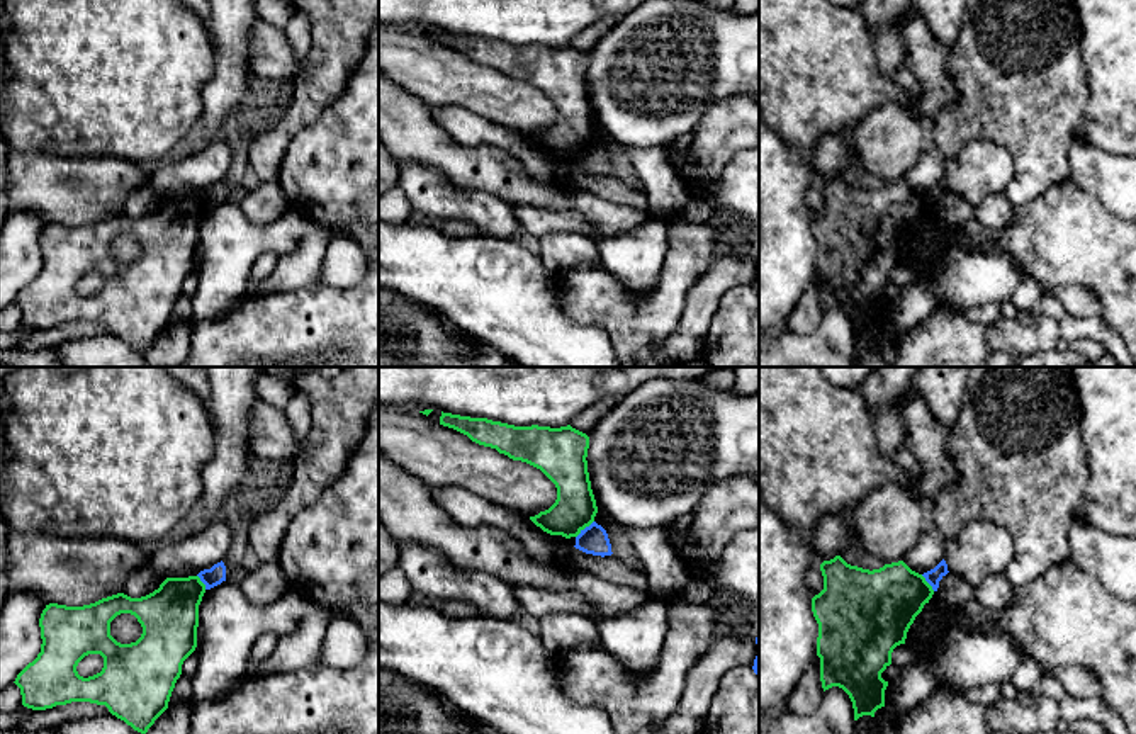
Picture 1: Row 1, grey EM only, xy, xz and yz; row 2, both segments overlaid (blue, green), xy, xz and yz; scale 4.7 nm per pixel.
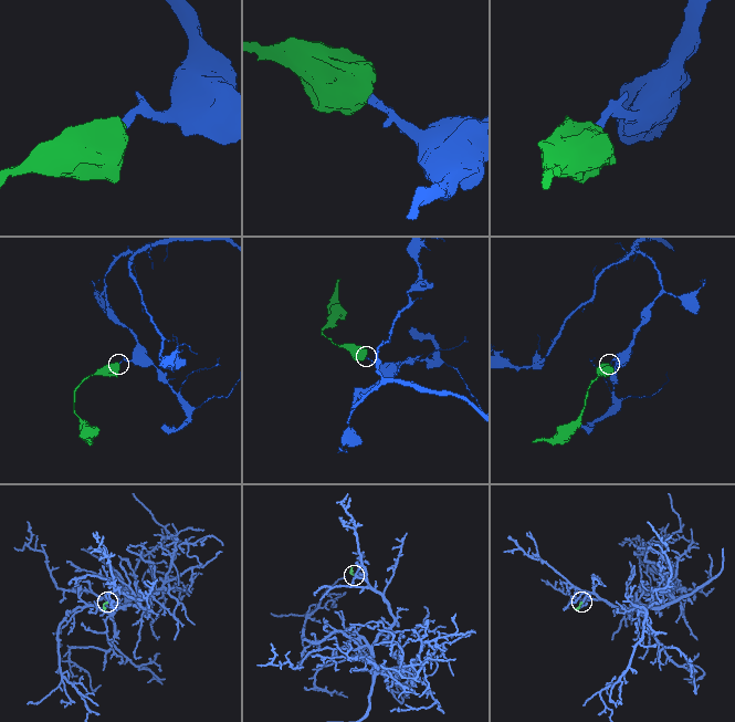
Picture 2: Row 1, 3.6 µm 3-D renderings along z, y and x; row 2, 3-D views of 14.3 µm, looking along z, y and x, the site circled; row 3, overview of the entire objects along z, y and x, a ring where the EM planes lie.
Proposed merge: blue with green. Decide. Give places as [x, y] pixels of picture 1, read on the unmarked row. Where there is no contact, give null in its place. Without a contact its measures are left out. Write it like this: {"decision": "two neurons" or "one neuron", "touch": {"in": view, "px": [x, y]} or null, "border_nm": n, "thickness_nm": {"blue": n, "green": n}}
{"decision": "two neurons", "touch": {"in": "xz", "px": [584, 148]}, "border_nm": 120, "thickness_nm": {"blue": 140, "green": 200}}

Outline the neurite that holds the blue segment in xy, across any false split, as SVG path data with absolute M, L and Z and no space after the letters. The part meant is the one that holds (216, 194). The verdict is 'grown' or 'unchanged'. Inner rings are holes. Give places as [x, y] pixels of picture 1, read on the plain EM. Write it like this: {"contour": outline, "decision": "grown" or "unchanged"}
{"contour": "M221 180L217 184L214 184L211 189L200 190L197 195L205 204L205 209L211 209L211 207L221 204L222 200L226 200L226 185Z", "decision": "unchanged"}

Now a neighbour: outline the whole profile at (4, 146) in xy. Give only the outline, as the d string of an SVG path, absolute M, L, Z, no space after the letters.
M0 134L0 233L7 216L10 214L8 197L7 197L7 160L10 146L5 138Z

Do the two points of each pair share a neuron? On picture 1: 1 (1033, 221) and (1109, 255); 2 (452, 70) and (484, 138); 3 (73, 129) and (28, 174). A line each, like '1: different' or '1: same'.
1: same
2: different
3: different

